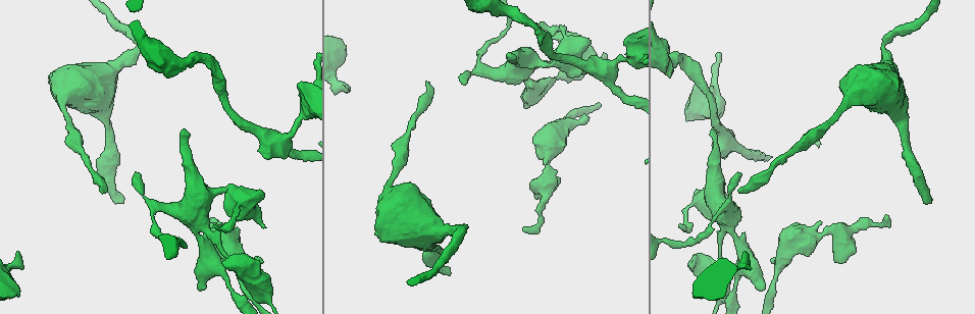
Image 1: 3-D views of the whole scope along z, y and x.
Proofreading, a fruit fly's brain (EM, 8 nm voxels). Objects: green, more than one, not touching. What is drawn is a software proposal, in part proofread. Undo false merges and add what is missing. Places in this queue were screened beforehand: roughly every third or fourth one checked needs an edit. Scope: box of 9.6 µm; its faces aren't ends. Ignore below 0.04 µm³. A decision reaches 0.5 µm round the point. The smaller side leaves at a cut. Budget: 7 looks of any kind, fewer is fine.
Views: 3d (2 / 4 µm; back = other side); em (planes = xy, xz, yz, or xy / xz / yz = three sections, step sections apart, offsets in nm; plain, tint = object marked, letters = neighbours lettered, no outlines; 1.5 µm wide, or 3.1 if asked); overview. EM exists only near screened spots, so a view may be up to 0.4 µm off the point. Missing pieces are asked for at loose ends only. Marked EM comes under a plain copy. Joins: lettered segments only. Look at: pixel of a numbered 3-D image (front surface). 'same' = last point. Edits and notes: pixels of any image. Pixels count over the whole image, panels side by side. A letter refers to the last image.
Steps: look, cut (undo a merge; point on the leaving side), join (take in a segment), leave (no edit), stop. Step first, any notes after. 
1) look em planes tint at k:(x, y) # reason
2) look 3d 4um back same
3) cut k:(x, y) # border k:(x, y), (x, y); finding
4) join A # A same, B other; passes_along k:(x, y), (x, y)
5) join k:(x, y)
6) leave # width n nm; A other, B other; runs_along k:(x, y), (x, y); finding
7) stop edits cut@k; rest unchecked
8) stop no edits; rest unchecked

look 3d 2um at 1:(666, 241) # abrupt turn

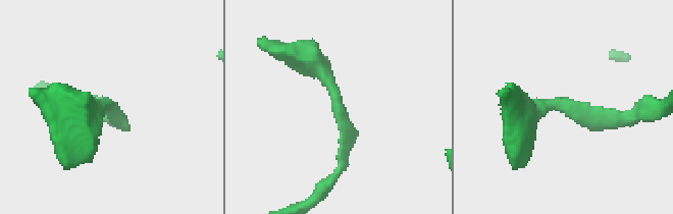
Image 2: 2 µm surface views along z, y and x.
look em planes letters at 2:(337, 103)

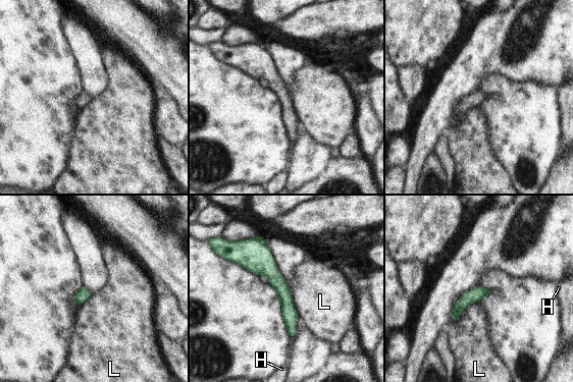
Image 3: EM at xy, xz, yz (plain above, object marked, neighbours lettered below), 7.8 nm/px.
leave # width 120 nm; H other, L other; runs_along 3:(265, 249), (292, 334); continuous, no second neuron

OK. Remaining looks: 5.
look em planes letters at 1:(719, 242)

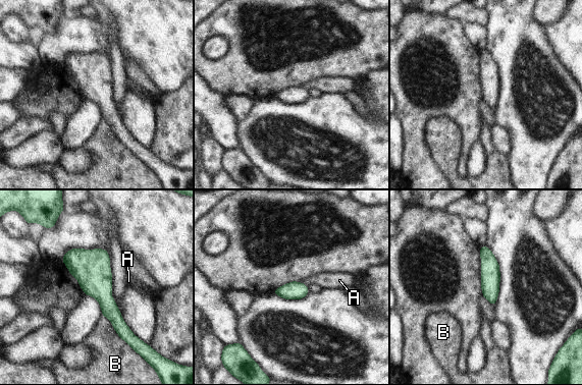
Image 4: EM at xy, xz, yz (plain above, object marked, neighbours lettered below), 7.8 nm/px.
leave # width 140 nm; A other, B other; border 4:(301, 281), (307, 285); one neuron here

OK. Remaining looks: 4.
look 3d 4um at 1:(264, 194) # branch stops here

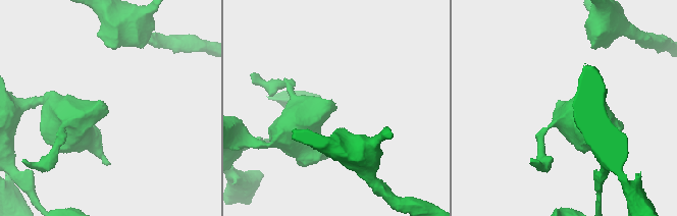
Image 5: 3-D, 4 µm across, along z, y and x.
look em planes letters at 5:(334, 108) # now the EM

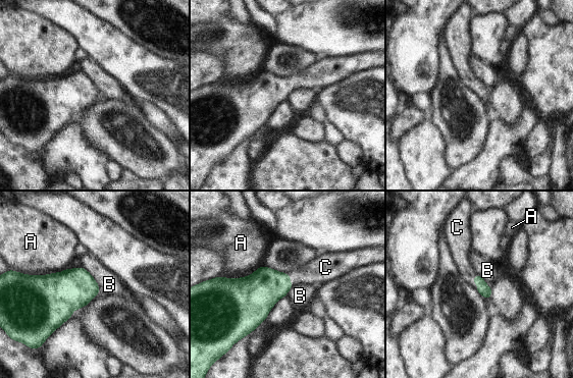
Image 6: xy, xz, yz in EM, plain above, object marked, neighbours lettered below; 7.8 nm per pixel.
join C # A other, B other, C same; passes_along 6:(482, 288), (473, 281), (461, 253); it goes on there

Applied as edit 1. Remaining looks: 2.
stop edits join@6; rest unchecked

